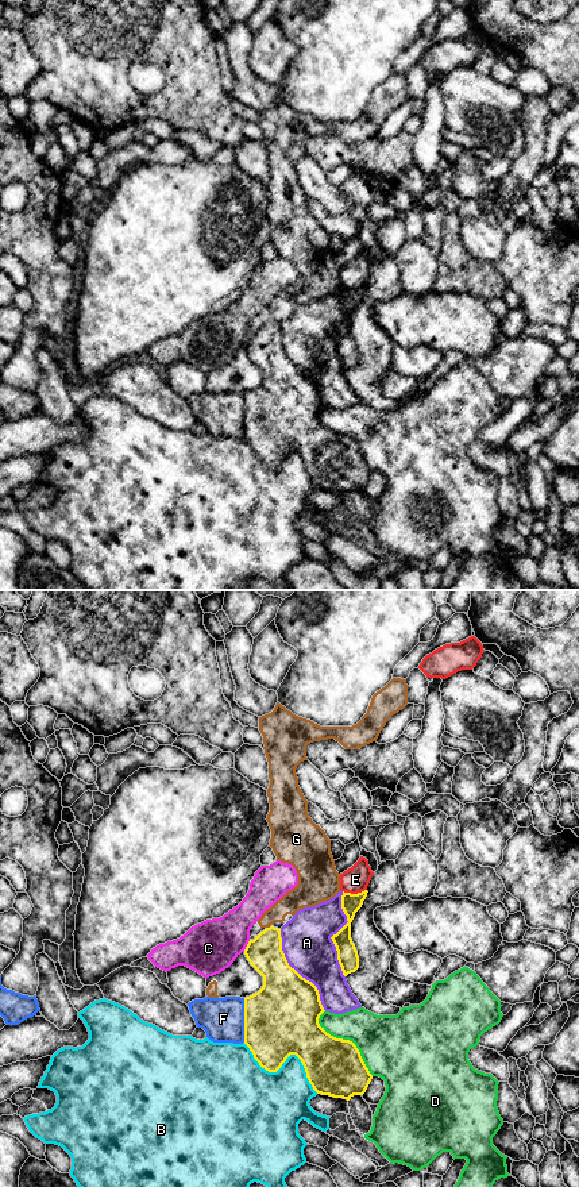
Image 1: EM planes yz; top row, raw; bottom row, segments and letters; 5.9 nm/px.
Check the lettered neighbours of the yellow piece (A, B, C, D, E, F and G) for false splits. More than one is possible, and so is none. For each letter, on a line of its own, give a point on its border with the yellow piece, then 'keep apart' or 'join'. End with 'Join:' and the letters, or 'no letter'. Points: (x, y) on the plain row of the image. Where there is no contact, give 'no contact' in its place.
A: yz (296, 366) | keep apart
B: yz (285, 455) | keep apart
C: yz (247, 340) | keep apart
D: yz (346, 435) | keep apart
E: yz (354, 289) | keep apart
F: yz (244, 415) | keep apart
G: yz (267, 323) | keep apart
Join: no letter

